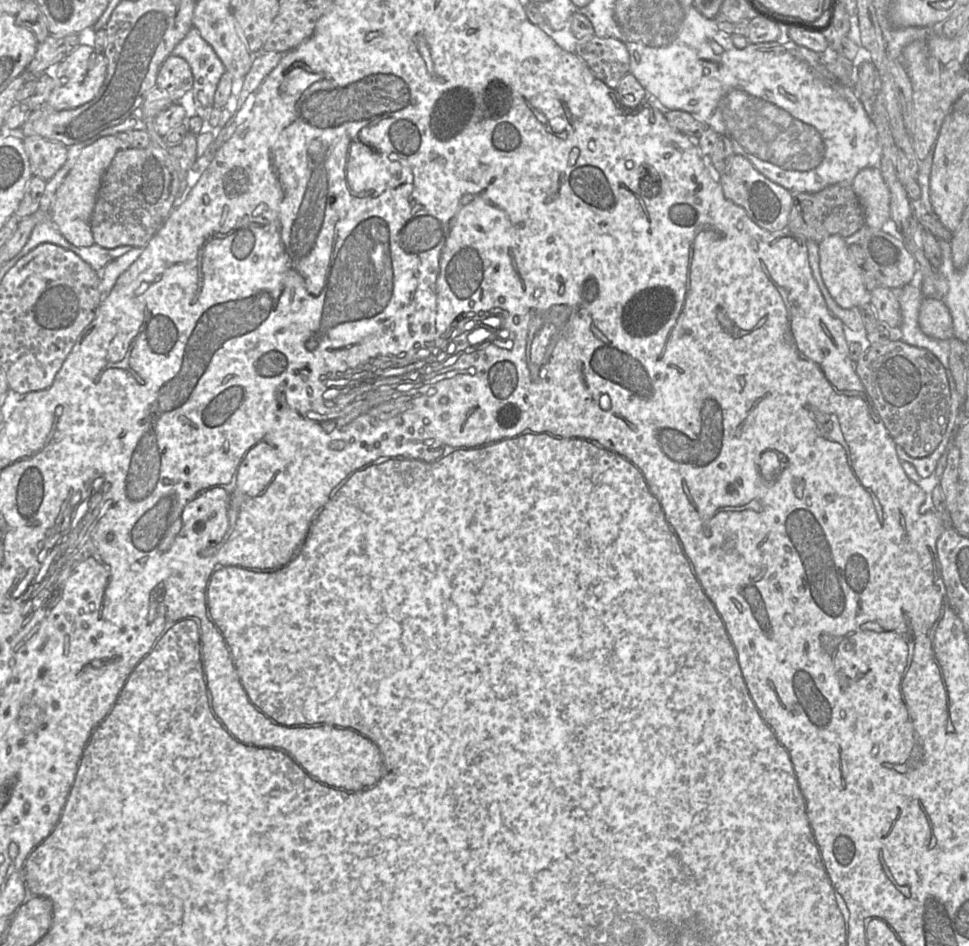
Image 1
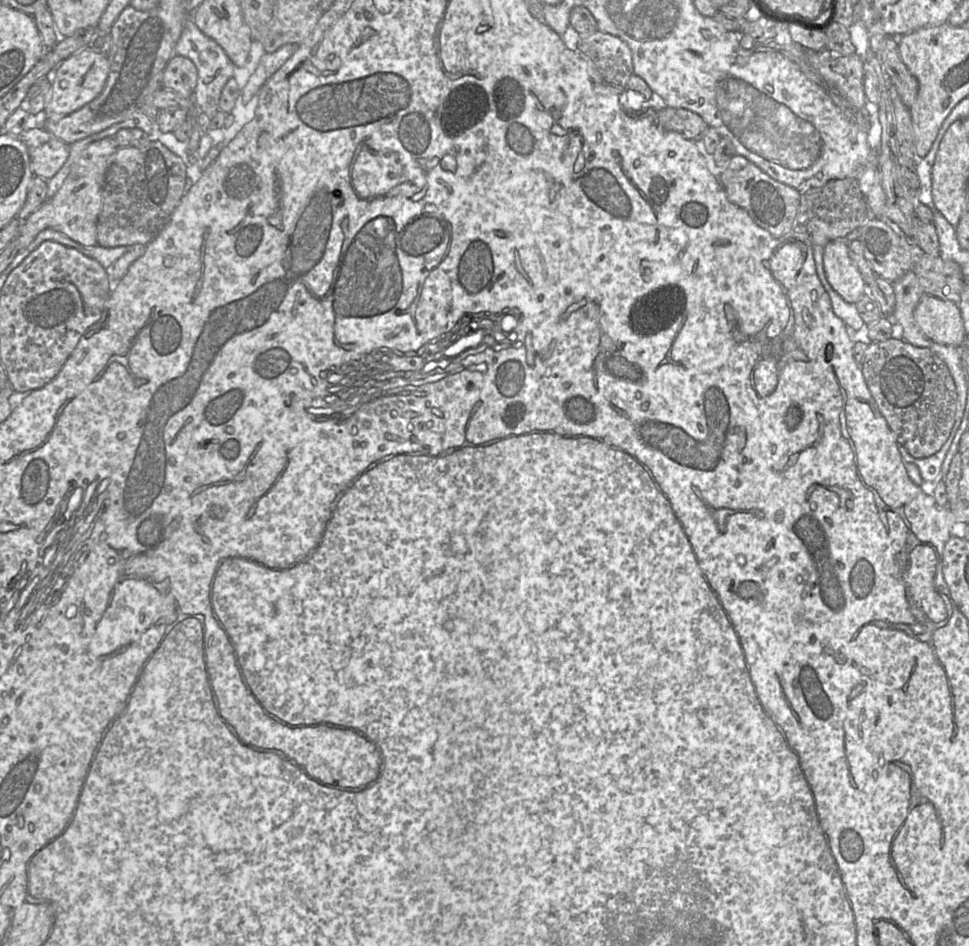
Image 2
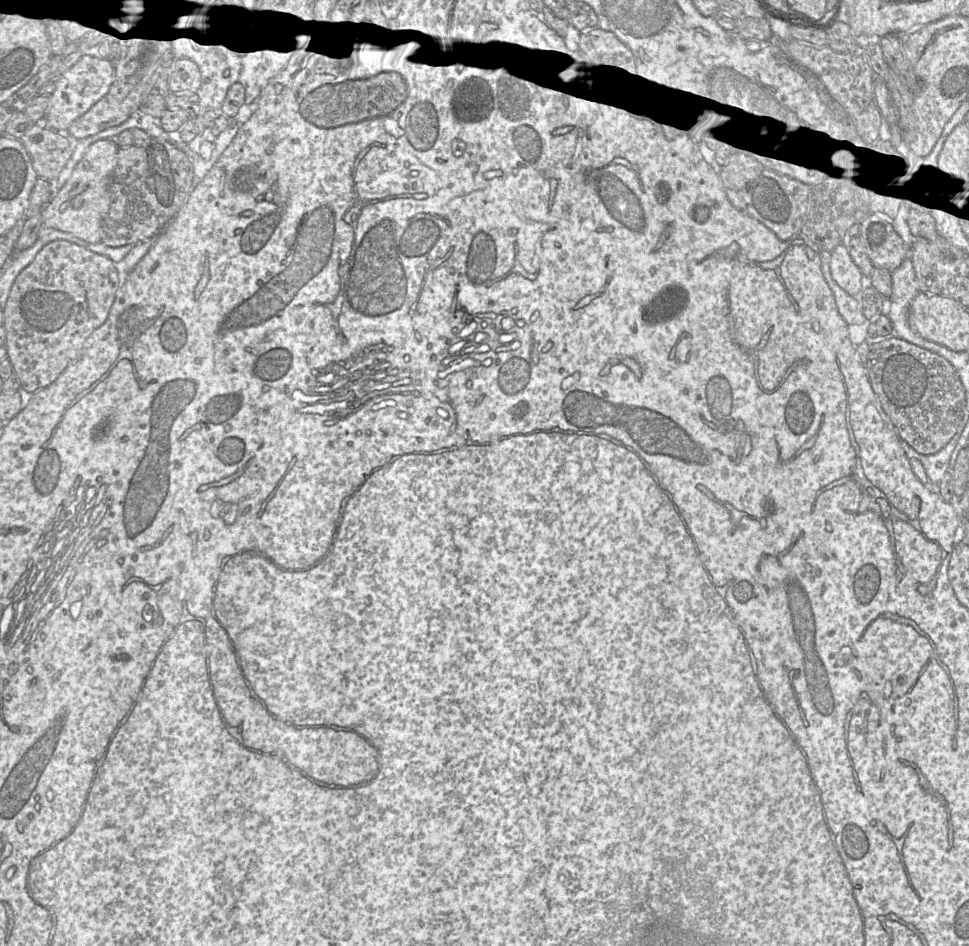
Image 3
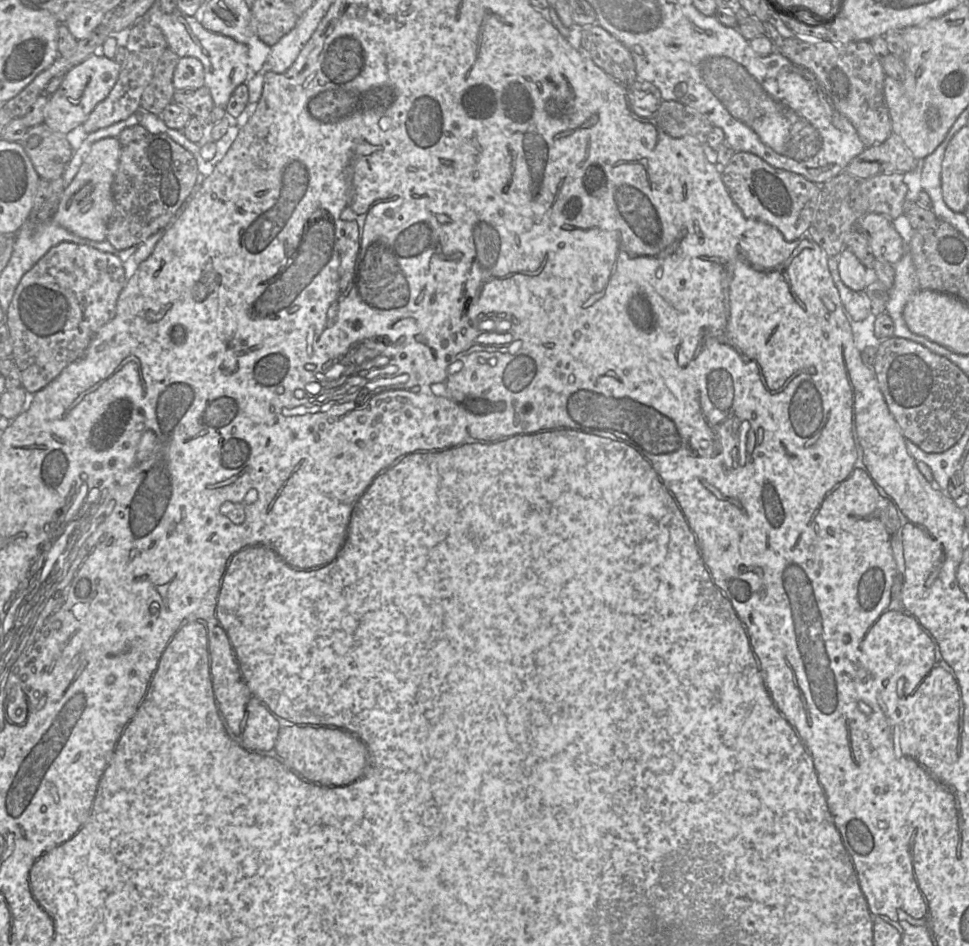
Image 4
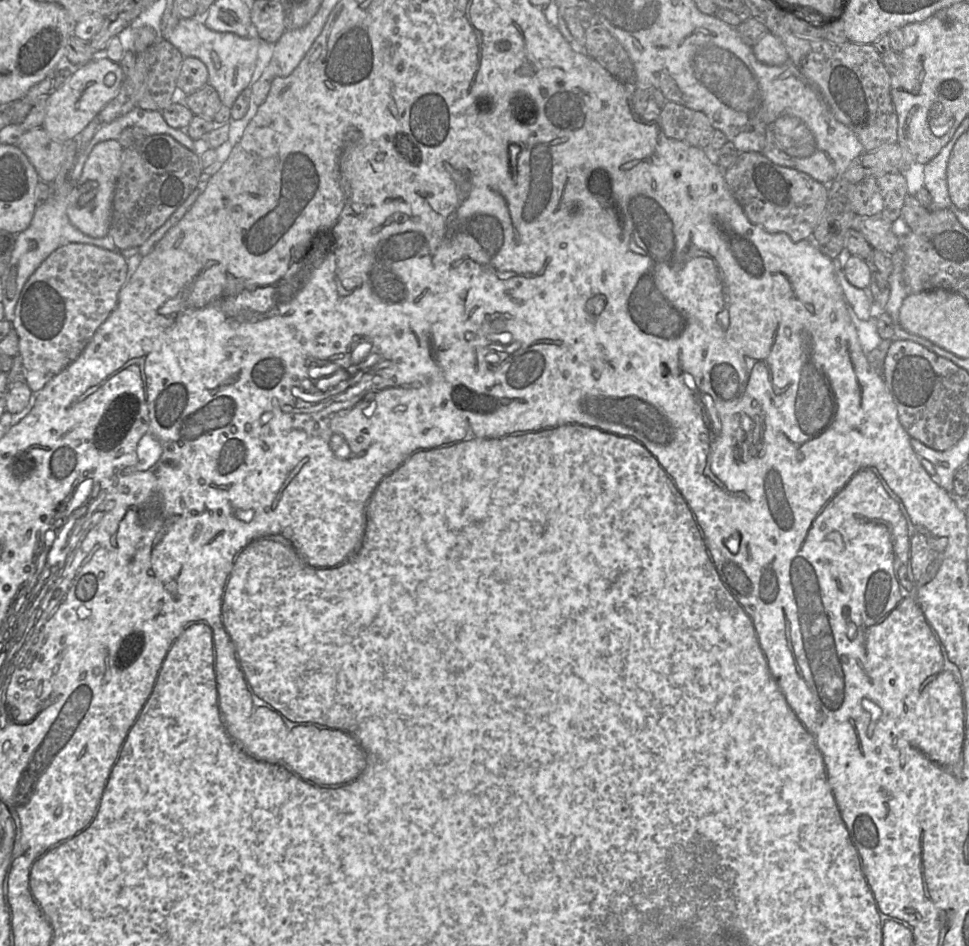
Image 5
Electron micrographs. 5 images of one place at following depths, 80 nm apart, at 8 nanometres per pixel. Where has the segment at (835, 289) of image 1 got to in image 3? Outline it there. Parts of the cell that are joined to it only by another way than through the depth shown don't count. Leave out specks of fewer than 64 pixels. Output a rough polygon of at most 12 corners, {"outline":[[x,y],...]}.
{"outline":[[844,243],[831,251],[833,280],[851,296],[871,286]]}

